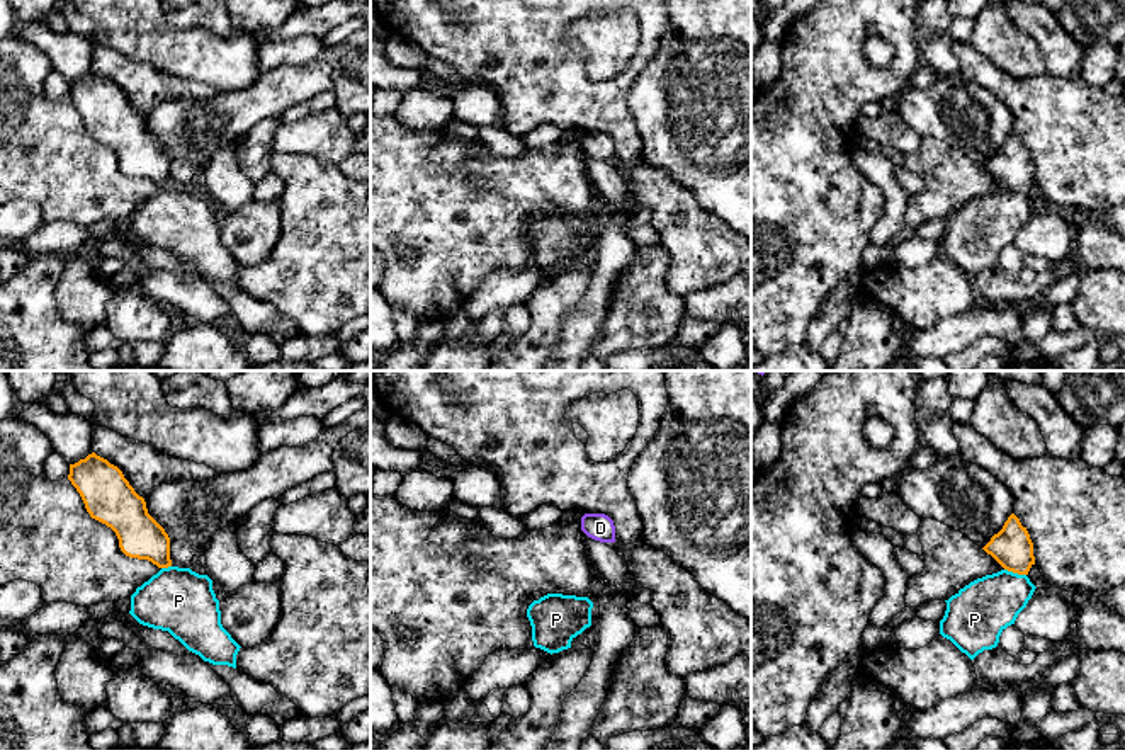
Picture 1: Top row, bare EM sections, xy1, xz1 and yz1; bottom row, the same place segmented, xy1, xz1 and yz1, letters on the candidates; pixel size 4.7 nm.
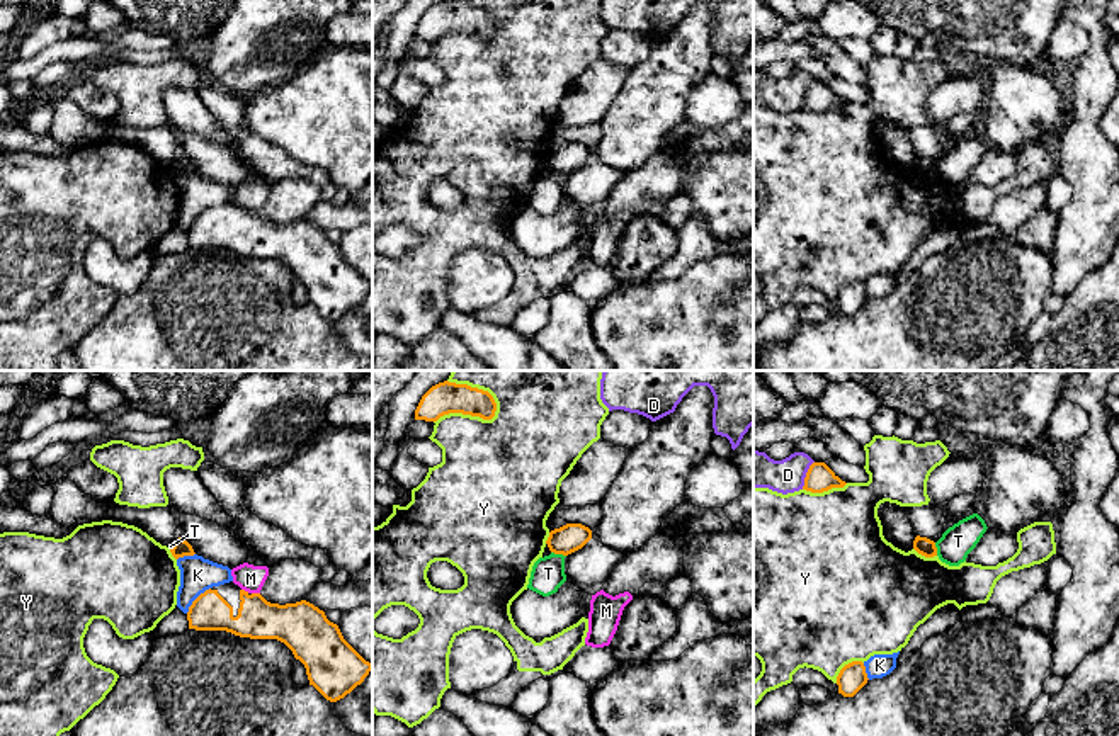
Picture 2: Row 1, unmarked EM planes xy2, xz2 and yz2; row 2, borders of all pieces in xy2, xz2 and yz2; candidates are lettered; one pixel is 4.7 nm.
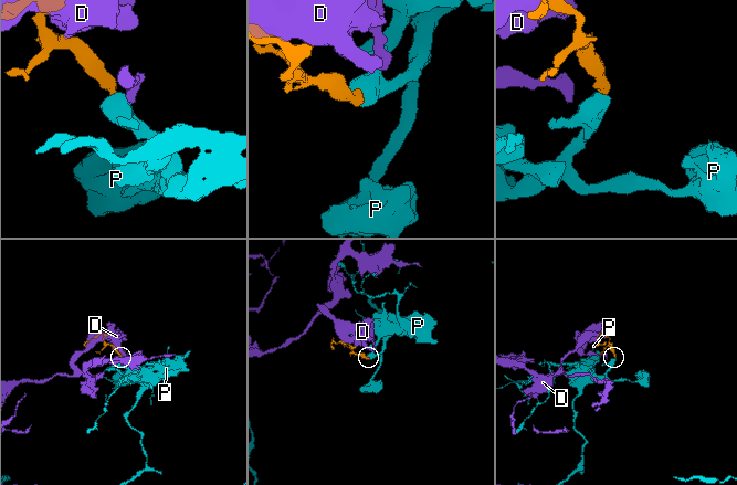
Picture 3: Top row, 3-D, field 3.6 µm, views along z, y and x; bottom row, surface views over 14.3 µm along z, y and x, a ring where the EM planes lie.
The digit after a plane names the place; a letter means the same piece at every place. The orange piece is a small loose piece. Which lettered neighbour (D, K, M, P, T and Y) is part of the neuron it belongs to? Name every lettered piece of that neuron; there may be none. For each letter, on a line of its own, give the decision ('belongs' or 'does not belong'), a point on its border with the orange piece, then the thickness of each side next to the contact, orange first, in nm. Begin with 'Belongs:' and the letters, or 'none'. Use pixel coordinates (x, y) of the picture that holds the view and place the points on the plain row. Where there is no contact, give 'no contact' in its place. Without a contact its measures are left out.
Belongs: P
D: does not belong | yz2 (806, 94) | 130/180 nm
K: does not belong | xy2 (196, 218) | 180/160 nm
M: does not belong | xy2 (255, 213) | 220/130 nm
P: belongs | yz1 (1015, 191) | 190/280 nm
T: does not belong | xz2 (558, 172) | 140/160 nm
Y: does not belong | xz2 (470, 33) | 150/420 nm

